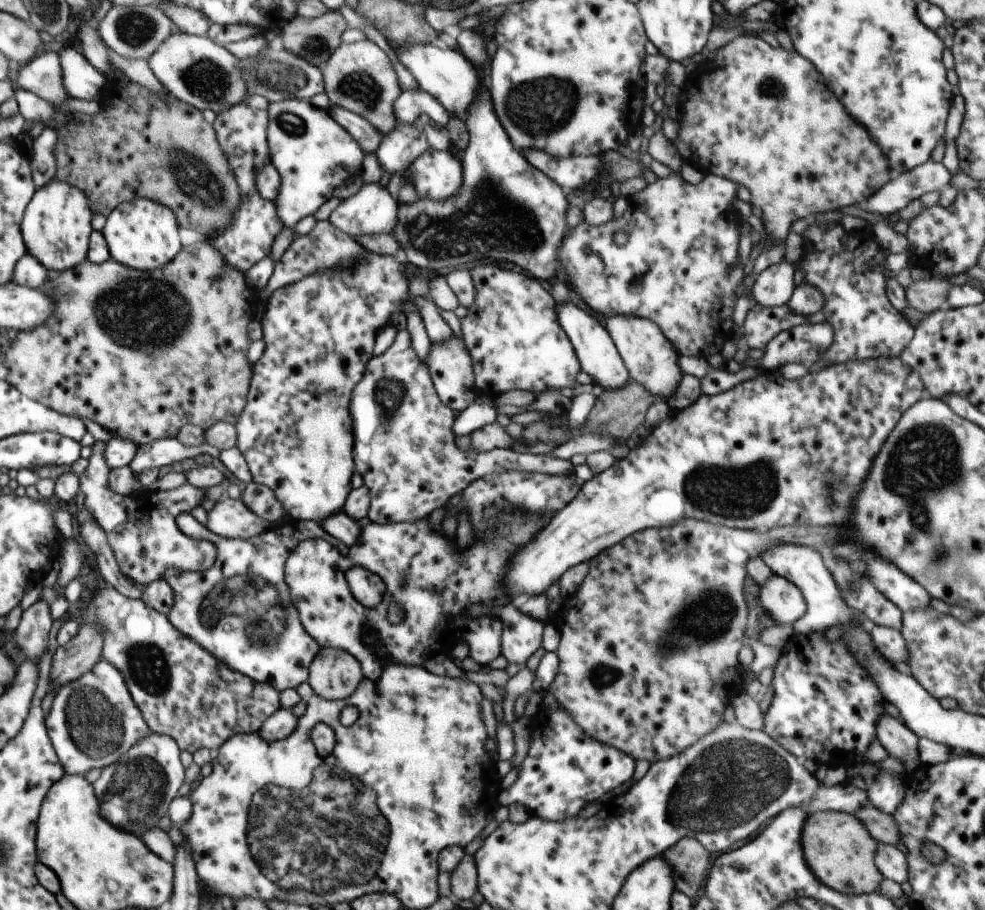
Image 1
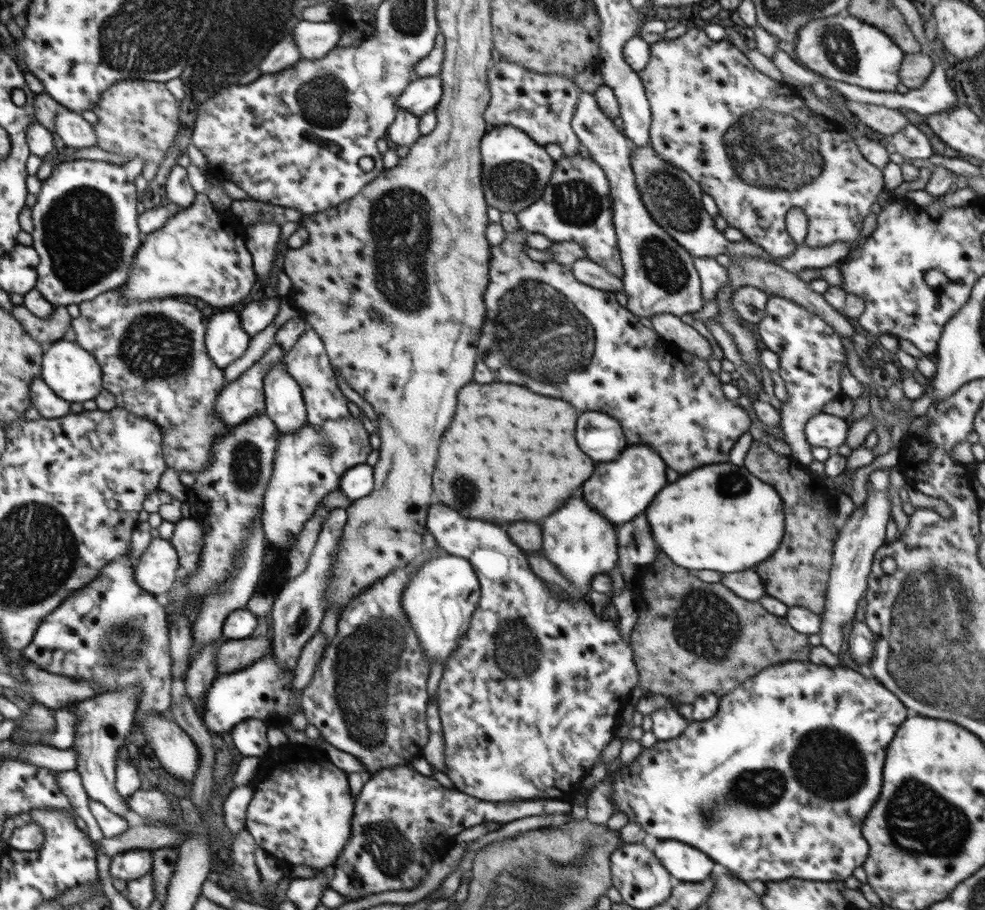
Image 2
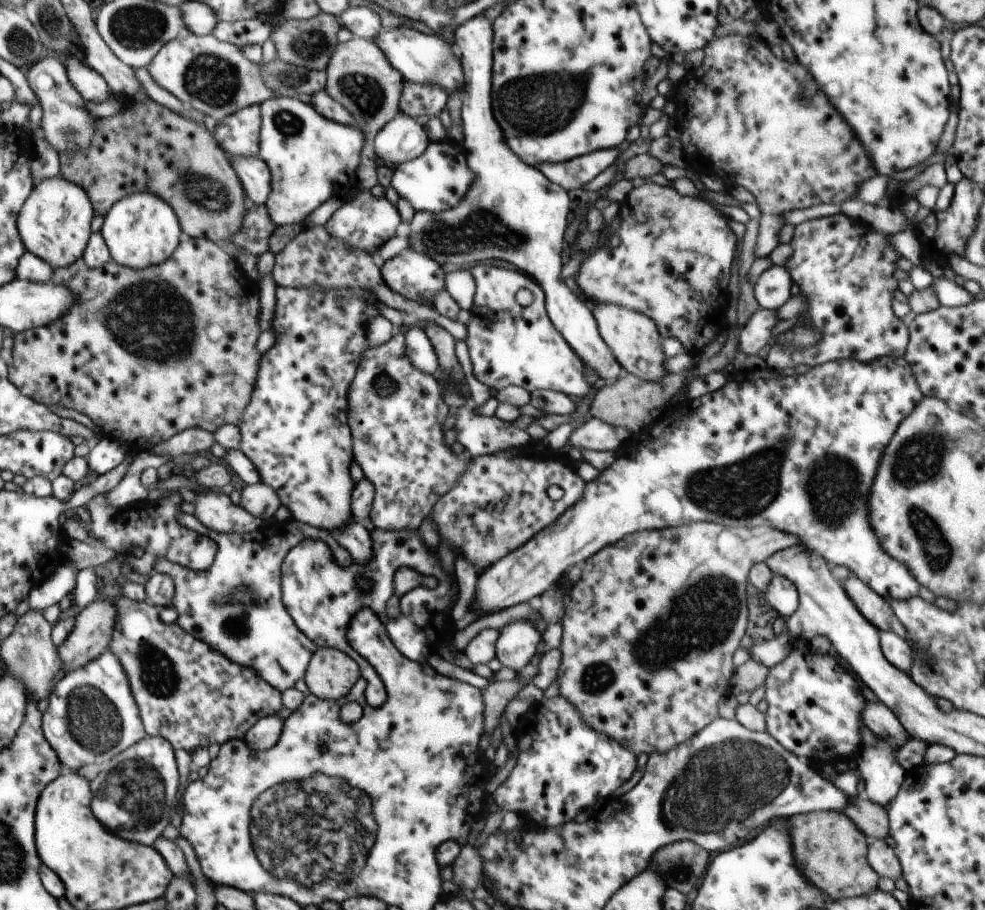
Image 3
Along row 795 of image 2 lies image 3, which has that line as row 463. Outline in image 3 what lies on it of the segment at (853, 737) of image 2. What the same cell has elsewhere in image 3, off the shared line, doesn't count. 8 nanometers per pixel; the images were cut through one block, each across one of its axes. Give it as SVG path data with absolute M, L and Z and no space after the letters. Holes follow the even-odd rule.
M900 357L899 359L876 359L867 363L859 360L825 362L824 364L813 366L805 374L792 376L784 376L781 371L775 371L774 369L762 370L760 367L752 370L747 369L737 372L733 376L728 376L724 388L720 388L716 392L711 392L689 401L668 402L662 407L660 416L656 420L651 420L647 427L628 437L628 440L621 446L615 461L610 466L600 471L598 477L593 481L585 483L584 492L582 492L580 500L574 506L568 508L562 516L558 516L550 526L540 530L538 536L534 535L534 538L528 540L524 546L520 546L512 554L504 556L500 562L496 562L494 566L490 566L486 572L480 574L478 584L476 584L476 592L474 592L476 598L472 600L470 608L472 608L472 612L486 612L489 615L506 610L506 608L510 608L515 604L528 602L530 598L540 596L542 592L550 590L552 586L556 585L554 584L556 580L560 582L568 568L575 565L581 566L590 556L594 556L608 545L616 544L626 535L702 521L712 521L726 528L739 526L754 528L762 525L768 528L777 528L782 532L786 532L786 534L796 536L808 550L816 552L821 558L834 562L836 565L846 566L848 570L851 570L852 574L858 576L864 584L867 584L887 601L908 600L908 598L914 598L914 596L918 597L921 584L913 577L911 572L908 572L908 568L902 562L894 560L892 556L888 556L888 553L884 552L883 548L880 548L880 542L878 542L878 538L876 538L876 534L874 534L874 530L870 526L870 520L868 520L868 498L870 498L870 490L874 476L876 476L878 464L880 464L880 458L882 458L892 435L896 432L896 428L900 426L904 417L908 416L913 408L916 408L916 405L923 397L924 394L916 382L911 366L904 357Z

